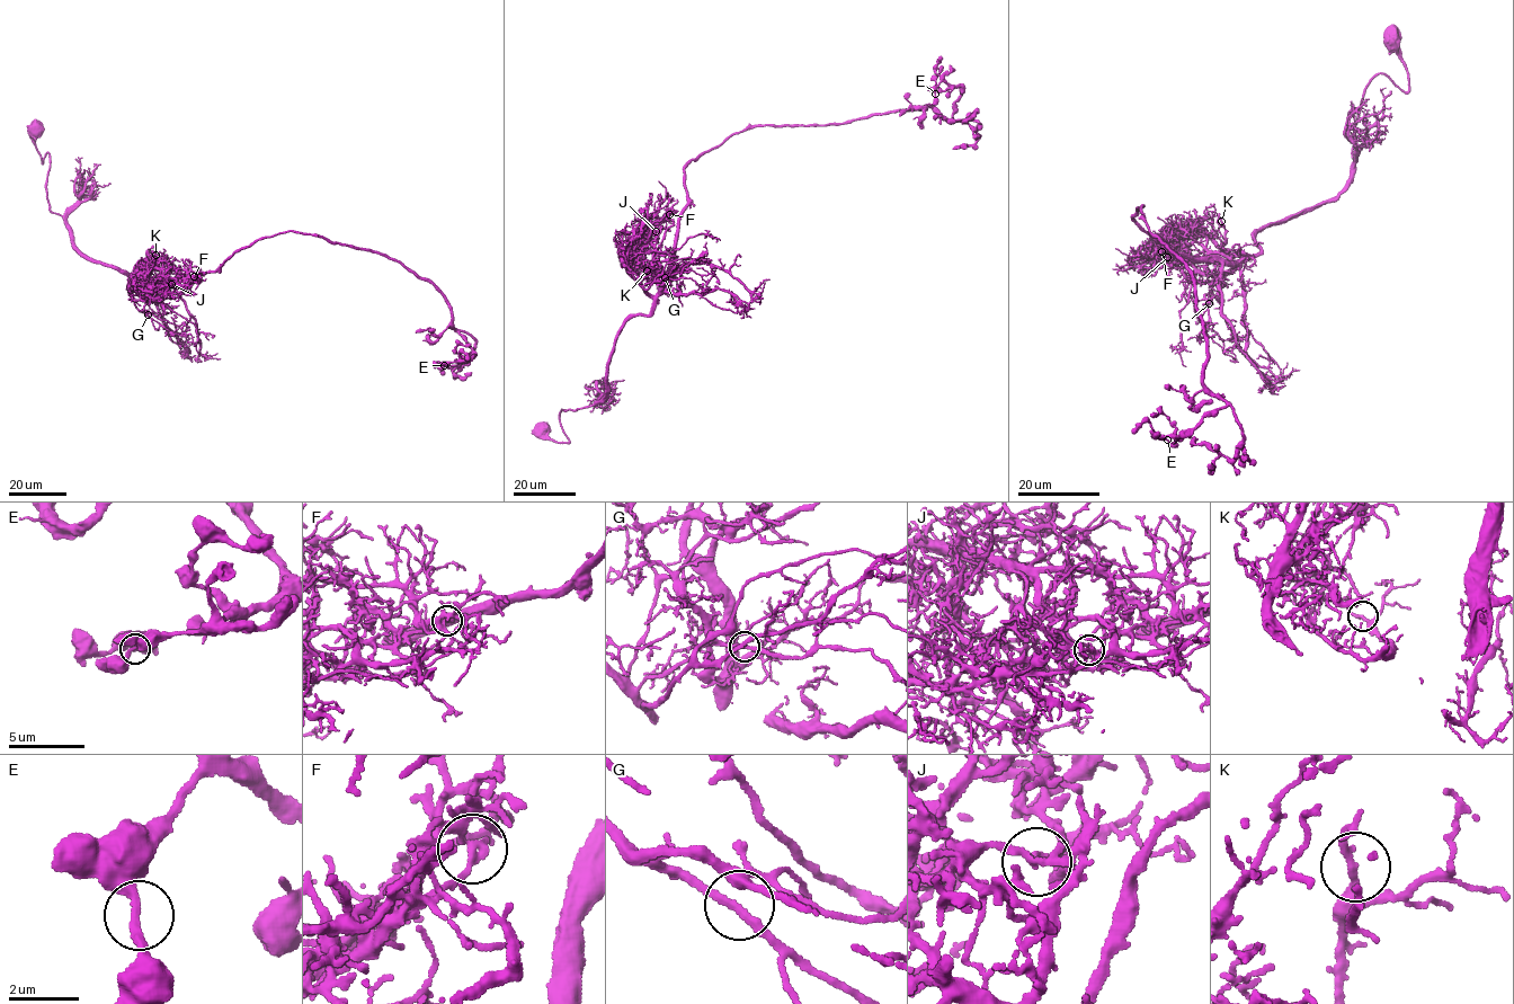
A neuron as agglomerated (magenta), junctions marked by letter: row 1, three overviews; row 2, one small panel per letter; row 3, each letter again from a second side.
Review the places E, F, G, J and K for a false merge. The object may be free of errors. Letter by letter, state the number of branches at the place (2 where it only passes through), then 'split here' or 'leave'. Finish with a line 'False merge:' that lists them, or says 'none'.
E: 2 branches meet; leave
F: 2 branches meet; leave
G: 2 branches meet; leave
J: 2 branches meet; split here
K: 2 branches meet; leave
False merge: J

